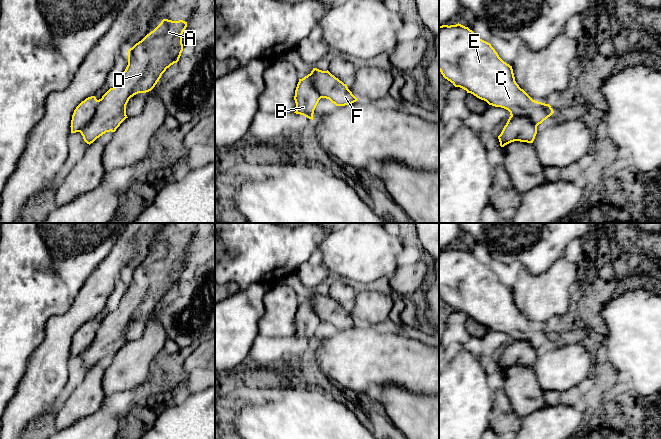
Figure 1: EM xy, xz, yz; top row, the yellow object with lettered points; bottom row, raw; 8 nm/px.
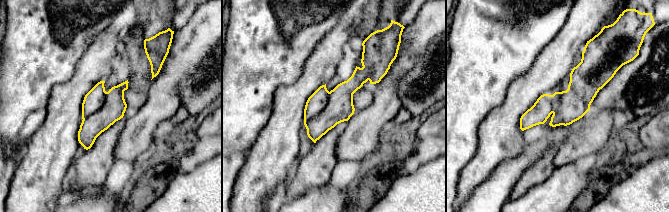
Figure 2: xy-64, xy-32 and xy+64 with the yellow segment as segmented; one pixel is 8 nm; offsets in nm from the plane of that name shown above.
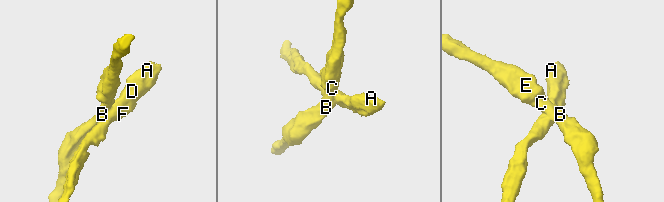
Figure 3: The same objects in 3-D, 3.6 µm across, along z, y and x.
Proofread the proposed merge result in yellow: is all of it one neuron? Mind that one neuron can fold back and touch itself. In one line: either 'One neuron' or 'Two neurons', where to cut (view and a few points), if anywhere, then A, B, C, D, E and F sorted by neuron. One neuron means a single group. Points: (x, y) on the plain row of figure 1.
Two neurons. Split along xy (97, 324), (97, 333), (94, 340), (78, 355). Groups: A D F / B C E

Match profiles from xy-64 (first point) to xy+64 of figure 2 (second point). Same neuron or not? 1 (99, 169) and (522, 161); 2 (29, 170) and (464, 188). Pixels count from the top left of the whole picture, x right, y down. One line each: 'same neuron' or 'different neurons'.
1: different neurons
2: same neuron

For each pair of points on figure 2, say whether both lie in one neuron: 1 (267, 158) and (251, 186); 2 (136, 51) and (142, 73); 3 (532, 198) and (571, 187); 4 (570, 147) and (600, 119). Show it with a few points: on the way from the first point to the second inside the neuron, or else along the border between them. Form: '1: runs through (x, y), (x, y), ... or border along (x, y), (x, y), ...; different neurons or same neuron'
1: runs through (266, 165), (265, 170), (257, 179); same neuron
2: runs through (137, 56), (140, 68); same neuron
3: runs through (542, 198), (552, 198), (561, 189); same neuron
4: runs through (577, 142), (593, 126); same neuron

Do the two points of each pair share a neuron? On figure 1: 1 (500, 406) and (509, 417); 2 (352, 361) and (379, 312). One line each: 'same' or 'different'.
1: same
2: different

